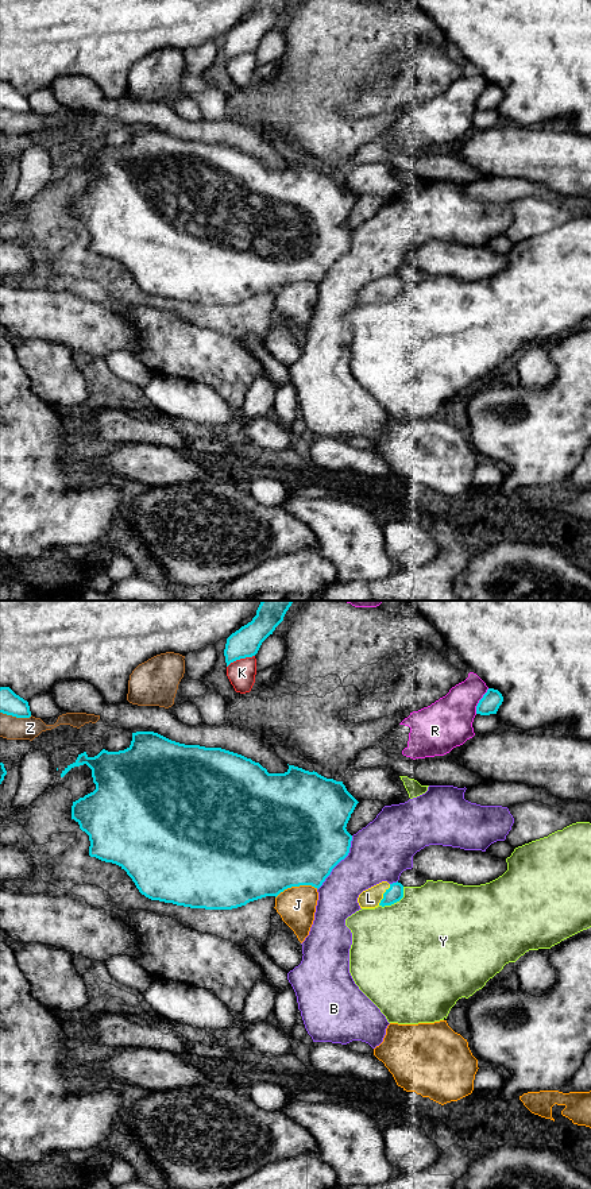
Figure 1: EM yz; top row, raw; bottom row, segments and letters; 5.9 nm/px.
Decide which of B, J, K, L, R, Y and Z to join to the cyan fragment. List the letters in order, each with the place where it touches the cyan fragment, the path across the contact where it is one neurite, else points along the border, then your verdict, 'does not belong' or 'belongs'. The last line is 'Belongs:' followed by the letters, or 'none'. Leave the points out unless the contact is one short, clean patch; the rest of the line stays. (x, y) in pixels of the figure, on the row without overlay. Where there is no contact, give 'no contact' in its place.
B: yz (339, 257) | does not belong
J: yz (296, 281) | does not belong
K: yz (240, 53) | does not belong
L: yz (383, 290) | across yz (394, 289), (383, 290), (370, 293) | belongs
R: yz (479, 96) | does not belong
Y: yz (396, 297) | does not belong
Z: yz (16, 112) | does not belong
Belongs: L

